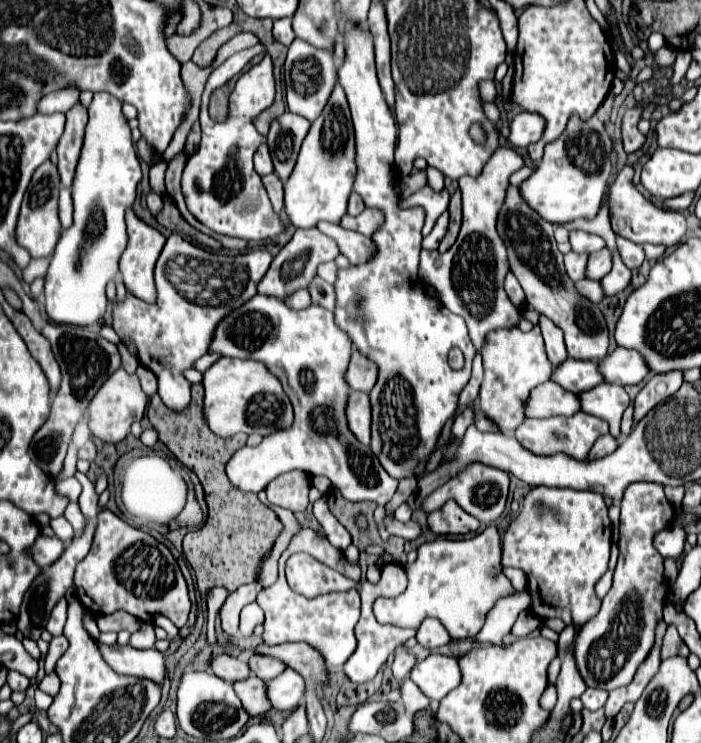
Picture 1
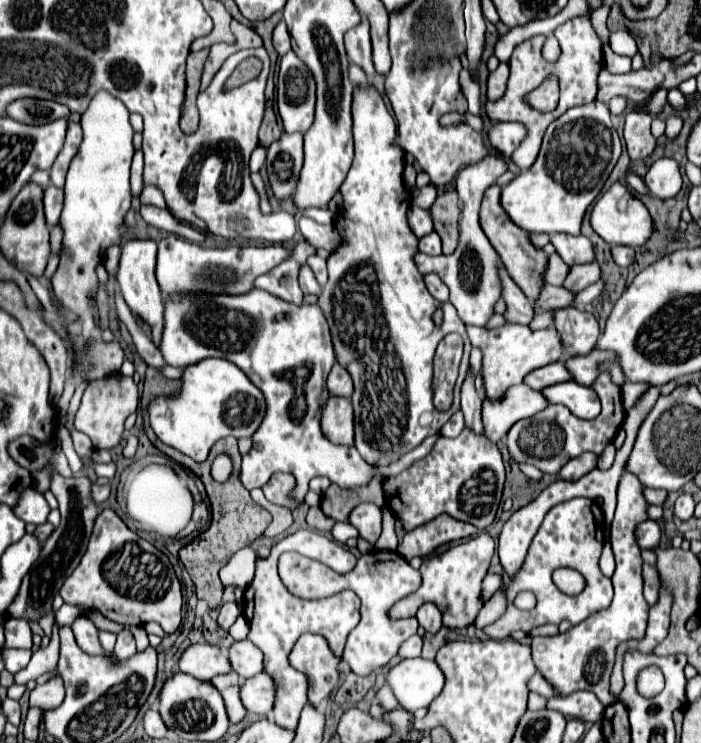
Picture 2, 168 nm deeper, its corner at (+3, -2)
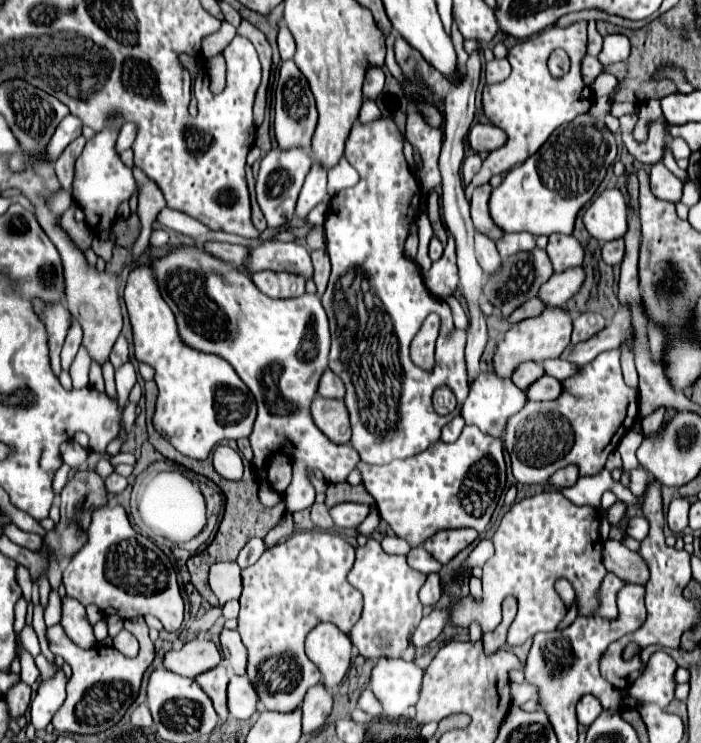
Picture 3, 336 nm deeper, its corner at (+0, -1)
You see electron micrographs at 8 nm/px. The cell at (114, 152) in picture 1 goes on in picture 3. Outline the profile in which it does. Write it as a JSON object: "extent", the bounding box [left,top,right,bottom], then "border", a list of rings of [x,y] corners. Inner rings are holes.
{"extent":[74,129,136,231],"border":[[[104,129],[96,133],[94,139],[90,139],[82,151],[82,155],[76,161],[76,177],[74,177],[74,199],[78,207],[86,215],[86,223],[94,231],[106,231],[112,227],[112,221],[116,217],[116,209],[124,199],[130,199],[136,191],[136,183],[132,177],[132,169],[128,169],[118,153],[114,151],[118,131],[116,129]]]}

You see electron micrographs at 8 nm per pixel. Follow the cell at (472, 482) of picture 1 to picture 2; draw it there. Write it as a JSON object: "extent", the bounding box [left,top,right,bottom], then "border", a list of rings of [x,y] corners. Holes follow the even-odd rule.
{"extent":[383,428,505,532],"border":[[[465,428],[457,438],[441,436],[423,460],[415,462],[395,478],[385,478],[383,490],[389,508],[403,522],[407,532],[437,518],[443,512],[457,520],[469,522],[479,530],[485,530],[495,520],[503,482],[505,466],[497,446],[485,436],[477,436]]]}

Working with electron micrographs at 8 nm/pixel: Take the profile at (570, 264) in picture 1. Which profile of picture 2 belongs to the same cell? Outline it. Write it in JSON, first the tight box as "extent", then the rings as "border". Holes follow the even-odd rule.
{"extent":[545,254,571,286],"border":[[[551,254],[549,256],[549,266],[547,266],[547,272],[545,272],[545,282],[553,284],[553,286],[563,286],[569,270],[571,270],[569,264],[565,264],[559,258],[559,254]]]}

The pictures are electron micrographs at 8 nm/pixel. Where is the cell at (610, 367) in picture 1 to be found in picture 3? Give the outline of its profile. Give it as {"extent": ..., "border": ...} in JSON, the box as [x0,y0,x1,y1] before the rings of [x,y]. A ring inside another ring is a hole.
{"extent":[542,359,578,381],"border":[[[548,359],[548,361],[542,361],[542,367],[544,367],[544,373],[558,379],[558,381],[564,381],[566,377],[570,377],[574,371],[578,371],[576,365],[570,365],[568,361],[560,361],[560,359]]]}

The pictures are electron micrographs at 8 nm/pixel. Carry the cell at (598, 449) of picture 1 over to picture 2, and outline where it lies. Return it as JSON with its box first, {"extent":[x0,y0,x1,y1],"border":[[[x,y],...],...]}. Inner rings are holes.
{"extent":[561,452,597,480],"border":[[[585,452],[577,458],[571,458],[563,468],[561,468],[561,478],[563,480],[579,480],[581,476],[585,476],[587,472],[591,472],[597,466],[597,454],[593,452]]]}

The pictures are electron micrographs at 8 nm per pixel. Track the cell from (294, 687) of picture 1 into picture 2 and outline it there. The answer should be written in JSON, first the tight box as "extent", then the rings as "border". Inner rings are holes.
{"extent":[241,672,275,716],"border":[[[261,672],[249,680],[241,682],[241,702],[245,702],[247,712],[269,716],[275,702],[275,682],[269,674]]]}

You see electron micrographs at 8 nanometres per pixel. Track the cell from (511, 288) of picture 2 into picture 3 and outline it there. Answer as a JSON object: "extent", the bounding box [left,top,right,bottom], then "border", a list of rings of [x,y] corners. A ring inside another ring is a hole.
{"extent":[474,233,500,273],"border":[[[476,233],[474,235],[474,241],[476,241],[476,257],[478,257],[478,263],[480,267],[484,269],[484,273],[496,273],[496,269],[500,269],[500,255],[496,251],[496,245],[490,237],[482,235],[482,233]]]}

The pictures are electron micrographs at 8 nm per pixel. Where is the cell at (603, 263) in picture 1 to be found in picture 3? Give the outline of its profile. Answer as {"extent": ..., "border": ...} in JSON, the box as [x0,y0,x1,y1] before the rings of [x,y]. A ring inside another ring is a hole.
{"extent":[538,267,584,307],"border":[[[572,267],[572,269],[566,269],[564,273],[556,273],[540,287],[538,299],[546,307],[562,305],[578,293],[582,281],[584,281],[584,269],[582,267]]]}

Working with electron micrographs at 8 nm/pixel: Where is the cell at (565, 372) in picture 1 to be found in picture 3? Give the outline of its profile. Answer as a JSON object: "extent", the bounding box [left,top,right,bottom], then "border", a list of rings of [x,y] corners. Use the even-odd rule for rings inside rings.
{"extent":[512,361,544,389],"border":[[[526,361],[526,363],[520,363],[514,373],[512,373],[512,383],[520,389],[526,389],[532,381],[536,381],[536,377],[542,377],[544,375],[544,369],[540,369],[538,363],[532,363],[532,361]]]}

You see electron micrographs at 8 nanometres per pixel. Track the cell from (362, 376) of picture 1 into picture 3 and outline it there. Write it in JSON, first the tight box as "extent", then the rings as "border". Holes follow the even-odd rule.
{"extent":[318,369,344,399],"border":[[[326,369],[318,383],[318,395],[326,399],[344,399],[344,383],[330,369]]]}

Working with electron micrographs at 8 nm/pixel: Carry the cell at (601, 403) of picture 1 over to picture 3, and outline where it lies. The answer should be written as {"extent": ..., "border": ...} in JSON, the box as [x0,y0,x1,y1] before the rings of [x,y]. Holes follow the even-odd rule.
{"extent":[526,377,562,401],"border":[[[540,377],[536,379],[528,389],[526,389],[526,397],[528,401],[552,401],[562,393],[562,383],[556,381],[554,377]]]}

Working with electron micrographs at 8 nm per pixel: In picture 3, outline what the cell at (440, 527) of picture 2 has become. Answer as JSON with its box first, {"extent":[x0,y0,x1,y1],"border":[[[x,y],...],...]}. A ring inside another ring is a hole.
{"extent":[424,529,478,565],"border":[[[446,529],[446,531],[438,533],[436,537],[432,537],[432,541],[426,541],[424,547],[426,547],[426,551],[430,551],[434,555],[434,559],[438,559],[442,565],[446,565],[462,549],[466,549],[476,537],[478,537],[478,533],[474,529]]]}

